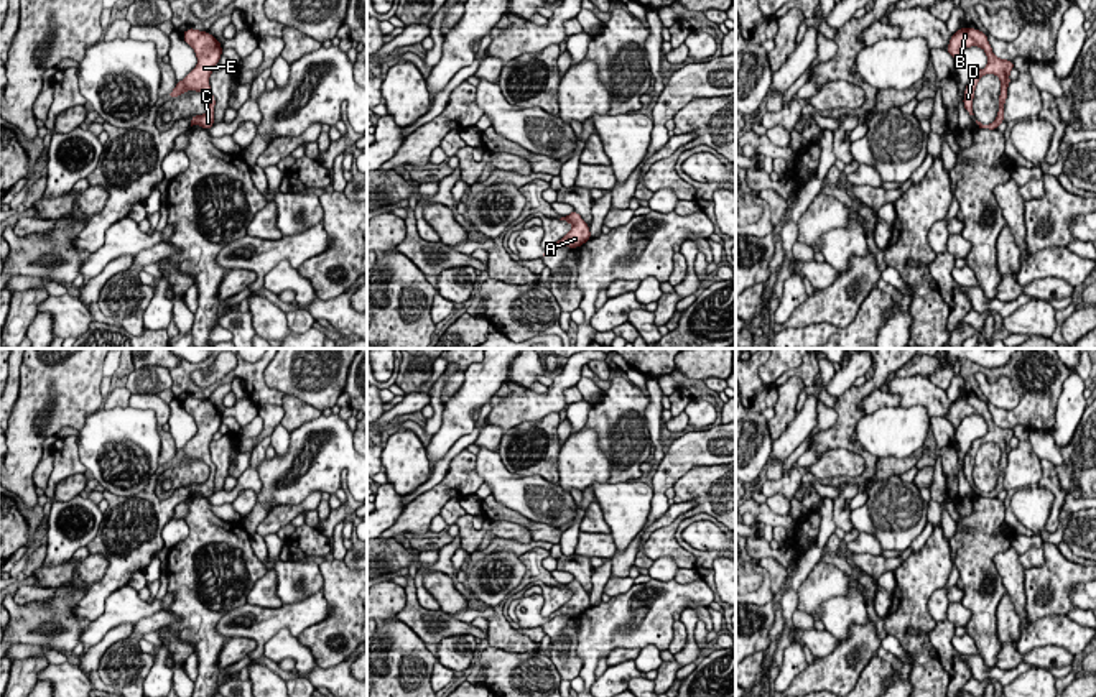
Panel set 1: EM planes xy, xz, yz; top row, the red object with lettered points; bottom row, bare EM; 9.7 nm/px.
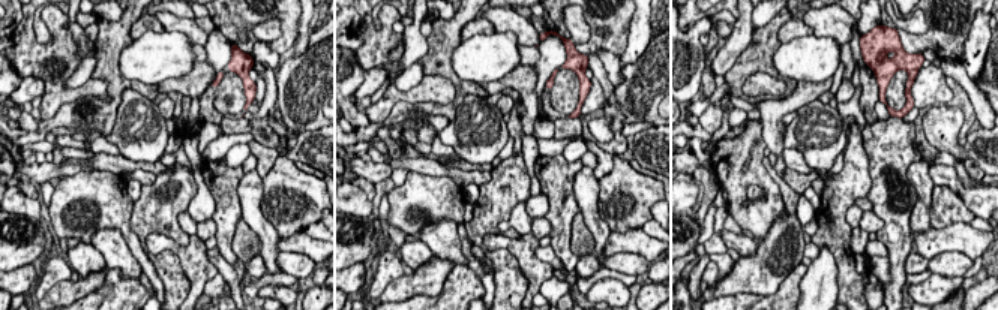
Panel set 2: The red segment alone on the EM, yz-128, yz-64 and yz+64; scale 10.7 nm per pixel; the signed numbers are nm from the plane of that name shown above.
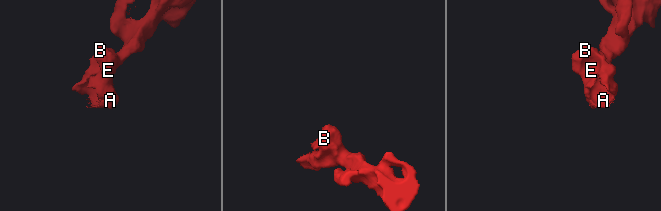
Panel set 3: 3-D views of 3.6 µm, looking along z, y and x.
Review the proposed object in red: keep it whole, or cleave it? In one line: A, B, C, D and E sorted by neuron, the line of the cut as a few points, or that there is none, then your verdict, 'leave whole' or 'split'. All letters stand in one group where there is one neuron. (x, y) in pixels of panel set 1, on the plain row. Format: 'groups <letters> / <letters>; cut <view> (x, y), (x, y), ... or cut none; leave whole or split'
groups A B C D E; cut none; leave whole

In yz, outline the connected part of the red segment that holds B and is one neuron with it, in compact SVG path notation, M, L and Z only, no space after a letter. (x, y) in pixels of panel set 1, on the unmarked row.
M959 396L950 408L950 413L946 414L946 419L953 424L954 431L961 424L961 421L966 416L978 414L982 416L986 424L987 424L987 434L984 437L976 439L971 444L969 452L964 457L964 477L969 483L973 482L973 467L974 467L974 459L979 450L979 447L986 442L994 442L1001 447L1001 464L999 464L999 480L997 485L992 492L982 493L981 490L976 488L979 496L987 496L987 498L997 498L997 495L1004 490L1004 473L1007 467L1007 455L1010 452L1009 442L1014 437L1014 429L1007 427L999 427L994 421L992 416L987 409L987 403L976 396Z

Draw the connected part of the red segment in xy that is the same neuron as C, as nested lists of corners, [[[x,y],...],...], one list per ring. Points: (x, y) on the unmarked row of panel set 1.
[[[194,396],[186,398],[183,401],[183,406],[194,418],[197,432],[183,449],[176,450],[176,455],[170,464],[179,465],[186,459],[196,459],[204,462],[209,467],[209,478],[204,483],[191,485],[191,495],[196,492],[204,498],[209,498],[214,493],[216,475],[216,467],[211,460],[209,445],[214,441],[214,434],[219,432],[219,427],[222,424],[222,414],[207,399],[199,399]]]

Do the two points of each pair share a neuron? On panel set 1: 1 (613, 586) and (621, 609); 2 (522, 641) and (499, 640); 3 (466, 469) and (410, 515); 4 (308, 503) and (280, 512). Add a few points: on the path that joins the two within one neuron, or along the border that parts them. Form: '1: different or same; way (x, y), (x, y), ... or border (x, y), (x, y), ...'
1: different; border (634, 584), (611, 597)
2: same; way (517, 641), (504, 640)
3: same; way (453, 482), (423, 508)
4: same; way (301, 508), (287, 512)

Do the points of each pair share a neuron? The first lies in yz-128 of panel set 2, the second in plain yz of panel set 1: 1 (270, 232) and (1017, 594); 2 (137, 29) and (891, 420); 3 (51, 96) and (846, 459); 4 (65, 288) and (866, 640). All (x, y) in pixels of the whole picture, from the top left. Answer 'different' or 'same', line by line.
1: same
2: different
3: same
4: same

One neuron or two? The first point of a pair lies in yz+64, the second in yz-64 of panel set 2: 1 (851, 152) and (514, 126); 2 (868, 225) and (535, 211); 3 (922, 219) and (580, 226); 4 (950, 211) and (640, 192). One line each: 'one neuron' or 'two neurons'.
1: two neurons
2: two neurons
3: one neuron
4: one neuron

